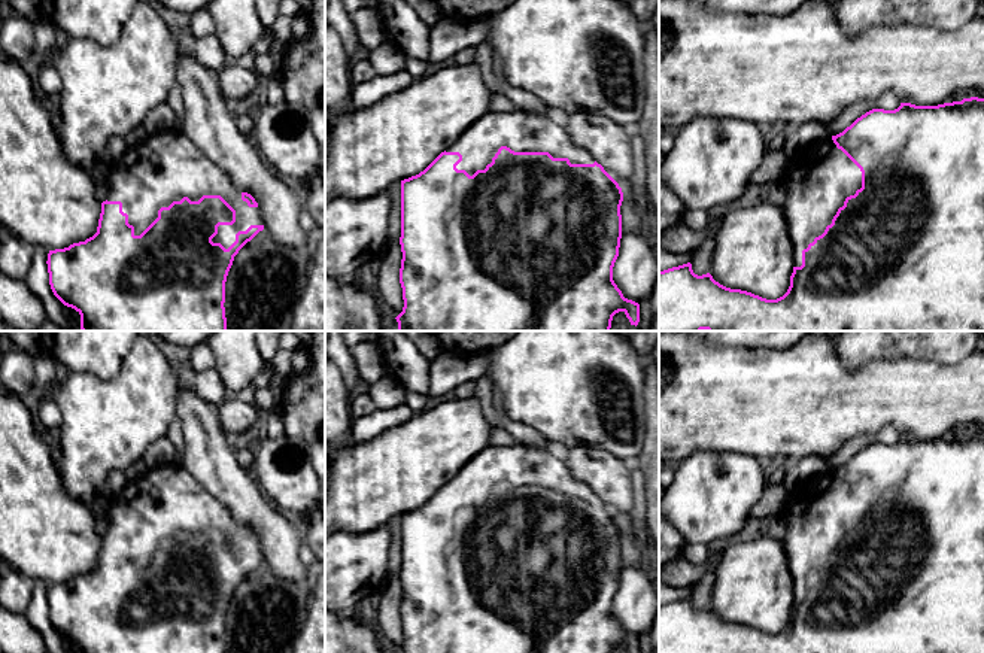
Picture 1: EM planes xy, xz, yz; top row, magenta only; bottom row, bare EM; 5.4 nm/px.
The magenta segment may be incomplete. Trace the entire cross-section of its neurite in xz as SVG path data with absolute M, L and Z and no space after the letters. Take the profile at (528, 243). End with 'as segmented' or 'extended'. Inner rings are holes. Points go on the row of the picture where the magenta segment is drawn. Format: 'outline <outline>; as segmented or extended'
outline M523 110L488 112L453 145L447 146L423 171L401 180L401 268L404 307L395 318L398 331L610 331L613 316L623 312L631 325L640 322L640 304L623 297L613 280L613 267L622 239L620 206L623 192L619 183L593 157L575 146L565 127L547 115Z; extended

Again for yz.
outline M971 97L938 106L901 103L895 110L872 109L842 133L827 136L823 142L795 152L789 158L780 182L786 186L786 201L781 209L789 222L793 245L793 273L787 292L777 300L766 300L747 291L726 288L716 282L710 273L698 276L693 273L690 262L672 267L659 271L659 331L984 331L984 98Z; extended

